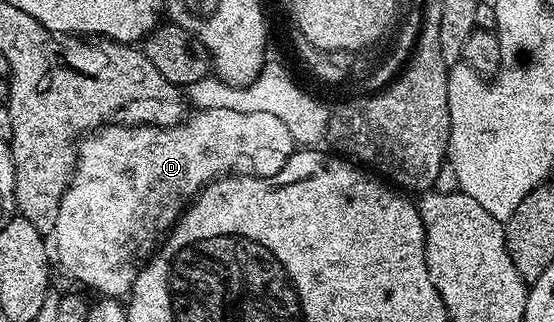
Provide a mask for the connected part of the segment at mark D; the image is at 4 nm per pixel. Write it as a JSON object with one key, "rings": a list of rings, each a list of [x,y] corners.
{"rings":[[[196,110],[172,128],[154,128],[150,124],[137,124],[135,126],[109,124],[91,134],[85,135],[79,141],[76,150],[76,168],[72,172],[72,180],[68,183],[66,194],[62,198],[62,206],[58,206],[58,222],[50,234],[51,239],[56,239],[56,248],[54,244],[55,263],[57,260],[78,283],[85,284],[86,287],[100,292],[96,294],[99,294],[101,297],[127,297],[134,286],[136,275],[147,264],[148,257],[152,255],[154,249],[161,243],[162,237],[172,231],[172,226],[179,220],[181,212],[195,200],[198,193],[204,191],[205,186],[236,169],[240,169],[243,173],[250,176],[273,176],[278,174],[278,170],[282,170],[282,166],[286,166],[286,162],[292,157],[293,151],[293,138],[281,119],[274,118],[271,114],[242,114],[233,110]]]}

